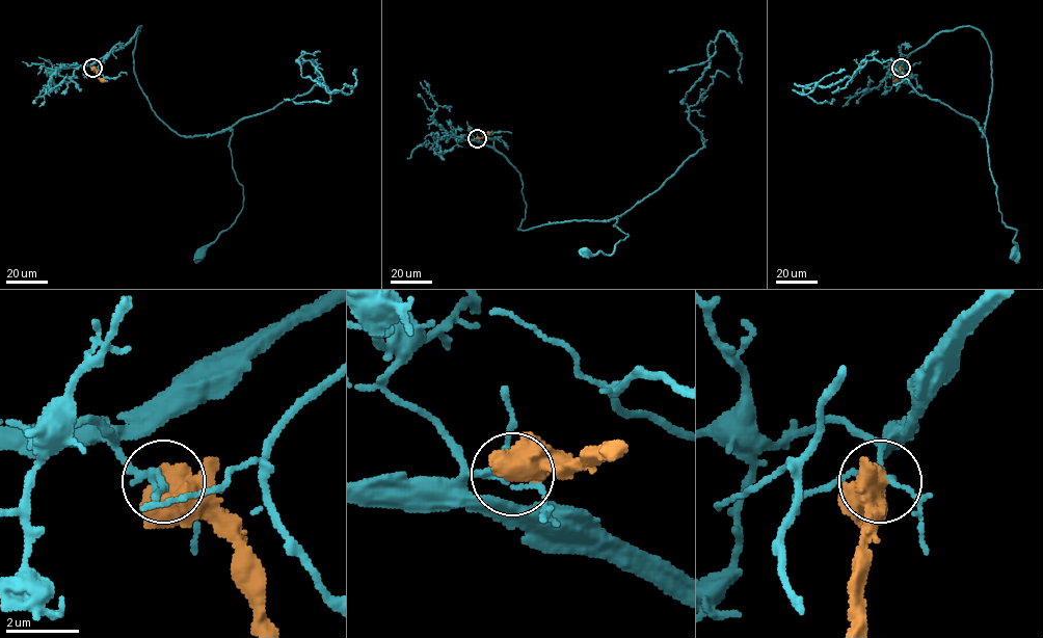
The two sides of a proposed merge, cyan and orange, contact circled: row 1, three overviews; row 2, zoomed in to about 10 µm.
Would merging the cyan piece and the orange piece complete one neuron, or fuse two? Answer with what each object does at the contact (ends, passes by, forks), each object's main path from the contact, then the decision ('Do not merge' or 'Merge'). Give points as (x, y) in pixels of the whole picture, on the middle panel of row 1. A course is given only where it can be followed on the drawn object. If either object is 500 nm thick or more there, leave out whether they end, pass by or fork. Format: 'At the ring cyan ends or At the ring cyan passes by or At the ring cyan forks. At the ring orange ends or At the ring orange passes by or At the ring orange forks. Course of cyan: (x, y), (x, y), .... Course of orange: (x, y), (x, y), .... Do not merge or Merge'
Course of cyan: (477, 139), (520, 174), (526, 212), (518, 230), (616, 218), (614, 226), (627, 234), (610, 255), (585, 251). Course of orange: (477, 139), (489, 132). Do not merge

